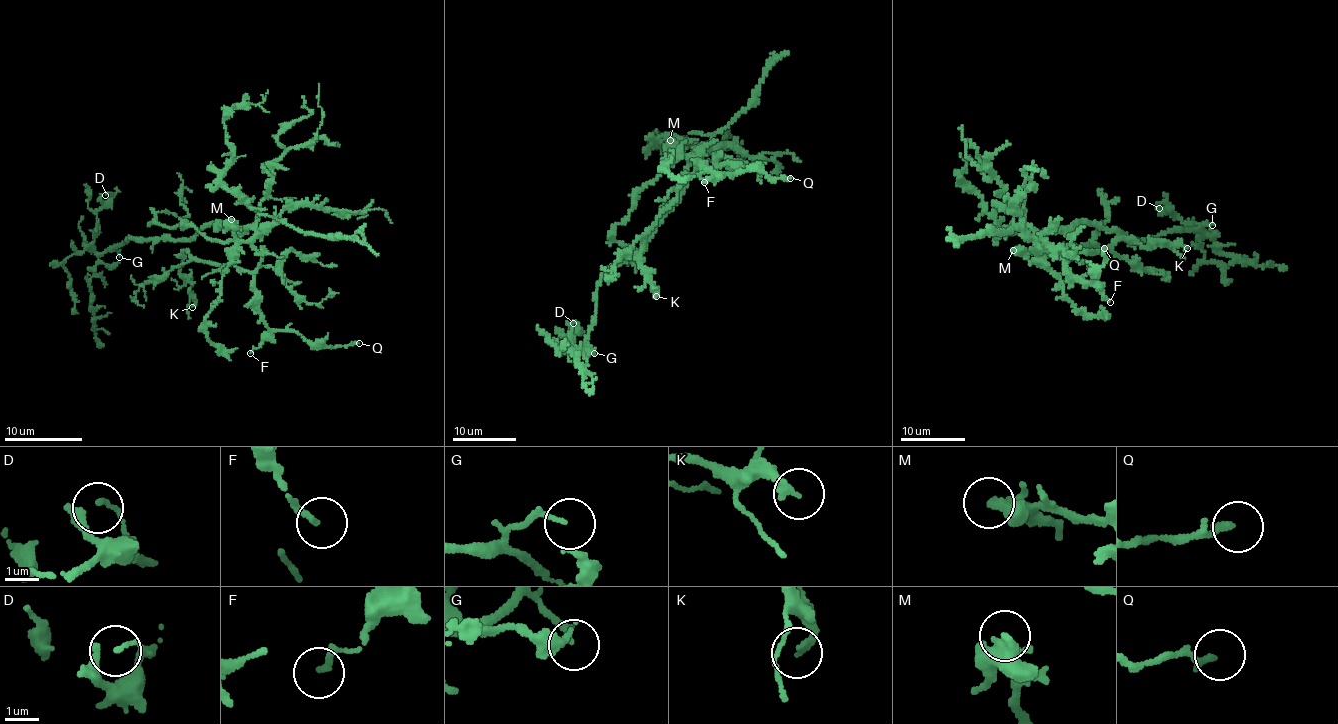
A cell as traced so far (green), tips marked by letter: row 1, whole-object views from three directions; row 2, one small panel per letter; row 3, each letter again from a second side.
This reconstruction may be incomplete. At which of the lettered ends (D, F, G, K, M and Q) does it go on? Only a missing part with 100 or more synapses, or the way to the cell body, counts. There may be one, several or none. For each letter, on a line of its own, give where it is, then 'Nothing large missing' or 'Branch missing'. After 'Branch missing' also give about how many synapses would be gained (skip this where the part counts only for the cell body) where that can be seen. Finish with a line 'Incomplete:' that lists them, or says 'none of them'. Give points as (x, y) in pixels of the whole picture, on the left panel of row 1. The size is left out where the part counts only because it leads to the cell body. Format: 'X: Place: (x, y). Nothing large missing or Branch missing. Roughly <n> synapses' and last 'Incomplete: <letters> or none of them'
D: Place: (105, 195). Nothing large missing
F: Place: (250, 353). Nothing large missing
G: Place: (119, 257). Nothing large missing
K: Place: (192, 307). Nothing large missing
M: Place: (231, 219). Nothing large missing
Q: Place: (359, 343). Nothing large missing
Incomplete: none of them

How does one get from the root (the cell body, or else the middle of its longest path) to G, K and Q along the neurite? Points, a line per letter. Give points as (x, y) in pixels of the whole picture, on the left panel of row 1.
G: (223, 225), (205, 227), (188, 240), (128, 238), (111, 249), (119, 257)
K: (223, 225), (255, 231), (260, 261), (253, 272), (185, 251), (180, 272), (191, 283), (192, 307)
Q: (223, 225), (255, 231), (252, 244), (261, 258), (255, 304), (270, 330), (298, 333), (328, 348), (359, 343)

